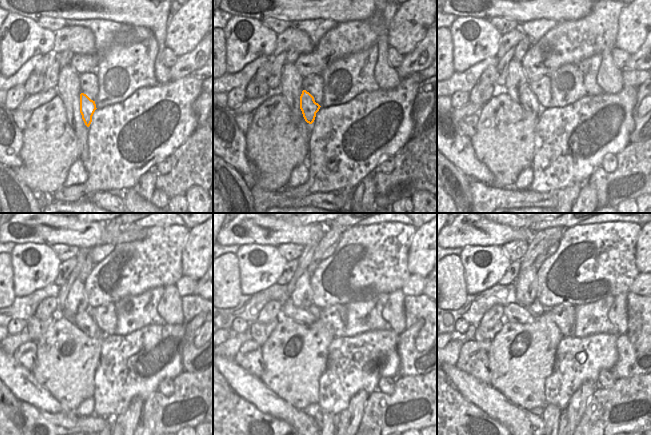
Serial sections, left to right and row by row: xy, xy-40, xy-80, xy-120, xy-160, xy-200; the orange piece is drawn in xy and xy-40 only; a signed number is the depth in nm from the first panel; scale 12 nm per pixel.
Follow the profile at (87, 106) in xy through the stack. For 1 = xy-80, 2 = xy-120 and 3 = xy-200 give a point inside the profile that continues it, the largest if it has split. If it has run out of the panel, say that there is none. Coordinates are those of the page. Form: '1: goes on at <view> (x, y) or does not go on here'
1: goes on at xy-80 (528, 100)
2: goes on at xy-120 (83, 320)
3: goes on at xy-200 (513, 312)

